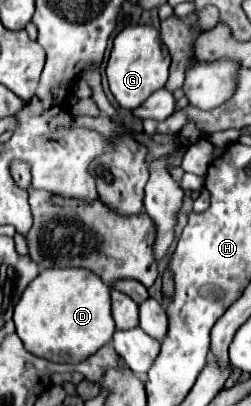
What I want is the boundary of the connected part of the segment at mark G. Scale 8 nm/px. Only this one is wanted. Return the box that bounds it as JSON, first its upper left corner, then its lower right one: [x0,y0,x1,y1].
[106,24,170,110]

